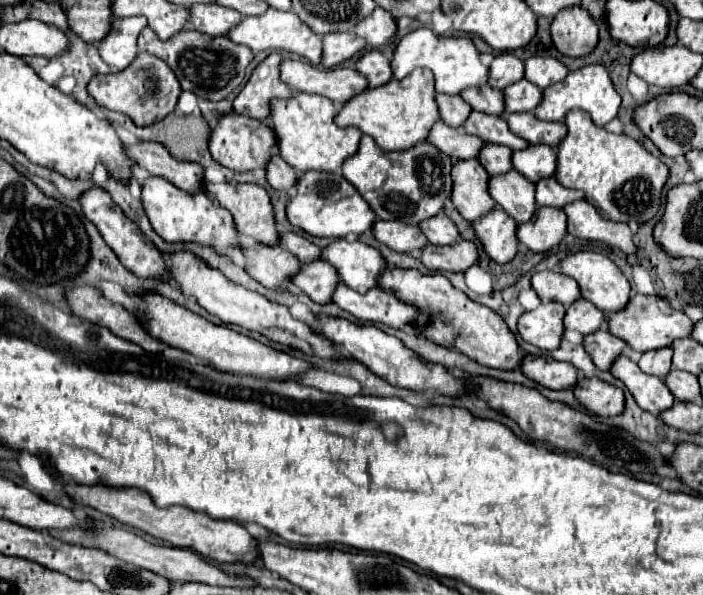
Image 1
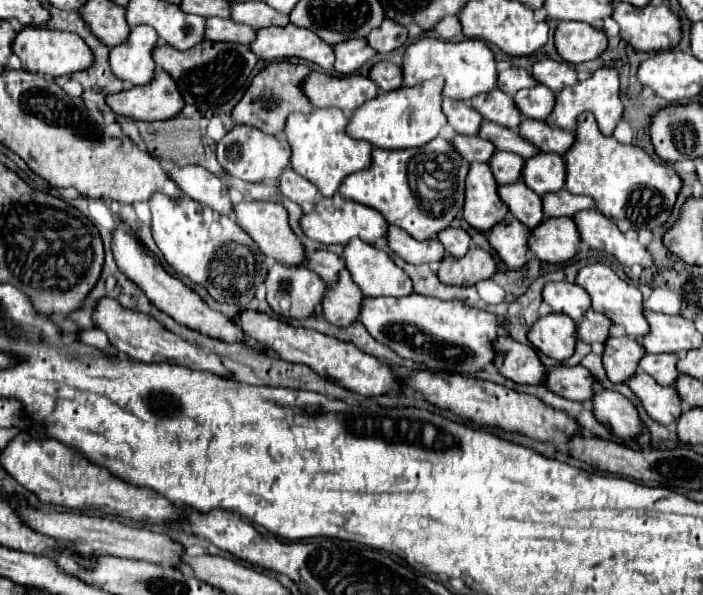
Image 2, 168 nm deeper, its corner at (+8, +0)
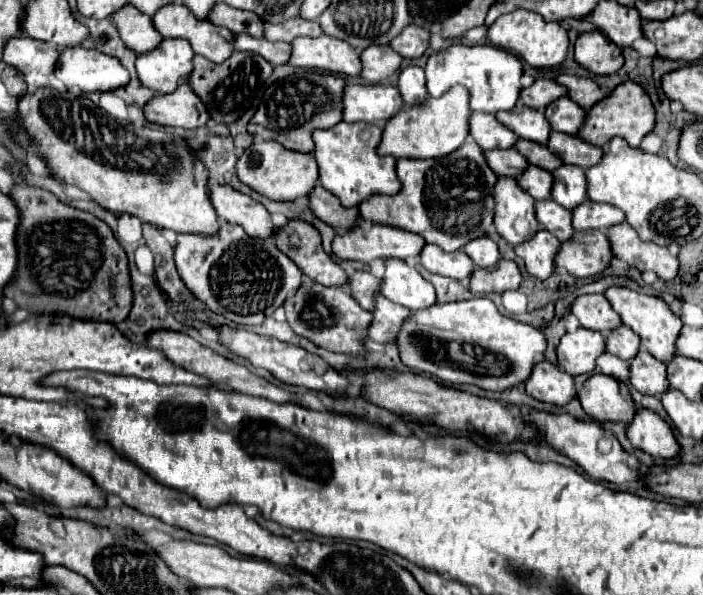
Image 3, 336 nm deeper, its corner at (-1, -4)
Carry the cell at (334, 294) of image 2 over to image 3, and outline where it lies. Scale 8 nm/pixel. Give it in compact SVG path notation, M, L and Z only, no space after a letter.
M377 296L373 314L375 322L369 328L369 338L379 344L395 344L401 326L411 316L411 310L389 302L385 296Z

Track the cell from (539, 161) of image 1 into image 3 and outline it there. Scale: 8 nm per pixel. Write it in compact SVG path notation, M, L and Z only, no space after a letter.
M571 164L557 168L557 172L553 172L553 200L567 210L573 210L589 200L585 170Z

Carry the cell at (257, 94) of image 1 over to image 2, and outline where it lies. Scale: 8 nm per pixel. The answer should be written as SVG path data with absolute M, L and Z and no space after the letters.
M288 60L282 62L270 62L266 68L262 68L248 90L244 92L242 100L232 110L234 124L248 124L254 128L260 128L266 134L278 134L284 128L284 120L290 112L310 112L312 104L308 98L300 92L300 80L308 76L308 68L304 64L294 64Z

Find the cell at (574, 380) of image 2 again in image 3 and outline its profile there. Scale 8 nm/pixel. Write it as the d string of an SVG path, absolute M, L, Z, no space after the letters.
M593 374L579 390L583 410L597 422L629 424L635 416L635 402L629 386L613 376Z

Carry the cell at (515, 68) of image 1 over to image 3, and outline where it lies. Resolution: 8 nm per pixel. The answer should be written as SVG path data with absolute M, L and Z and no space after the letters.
M539 78L535 80L535 84L531 88L525 88L521 92L521 102L527 104L529 108L535 110L545 110L551 102L559 100L567 96L567 88L557 84L555 80L547 80L547 78Z

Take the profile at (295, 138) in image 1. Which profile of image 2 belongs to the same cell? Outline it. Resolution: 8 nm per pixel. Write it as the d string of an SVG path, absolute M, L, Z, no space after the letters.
M312 108L308 114L292 112L284 124L284 134L292 150L292 170L310 180L322 196L334 196L348 174L364 170L370 164L372 144L348 136L344 124L348 124L348 116L340 108Z

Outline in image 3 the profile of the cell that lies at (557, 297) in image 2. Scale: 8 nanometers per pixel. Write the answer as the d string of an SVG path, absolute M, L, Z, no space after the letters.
M603 294L579 296L573 302L571 312L579 318L583 328L597 330L597 332L603 332L603 334L613 332L623 324L621 316L611 308L609 300Z

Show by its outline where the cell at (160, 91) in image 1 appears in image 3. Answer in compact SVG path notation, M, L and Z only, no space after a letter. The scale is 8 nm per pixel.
M187 82L179 84L175 92L159 94L157 100L151 100L145 106L145 116L149 122L185 130L201 128L211 118L205 104Z

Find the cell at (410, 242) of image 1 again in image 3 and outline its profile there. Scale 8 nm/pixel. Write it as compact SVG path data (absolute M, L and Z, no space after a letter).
M427 244L425 252L421 252L421 264L439 276L453 280L467 280L473 274L473 260L465 252L443 252L441 248Z

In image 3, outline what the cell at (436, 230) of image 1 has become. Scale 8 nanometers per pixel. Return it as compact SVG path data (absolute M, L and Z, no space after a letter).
M483 238L483 240L471 240L465 246L465 254L475 262L475 266L479 268L493 268L499 260L499 246L491 240L491 238Z

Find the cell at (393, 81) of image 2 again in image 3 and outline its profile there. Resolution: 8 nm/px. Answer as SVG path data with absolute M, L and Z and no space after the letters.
M409 66L399 74L399 92L407 106L423 104L429 94L425 88L425 72L419 66Z

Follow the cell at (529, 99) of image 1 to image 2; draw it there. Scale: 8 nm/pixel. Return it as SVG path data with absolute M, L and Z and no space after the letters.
M542 84L524 88L514 94L514 104L516 108L520 108L520 114L534 120L546 120L548 112L552 112L552 102L554 94Z

